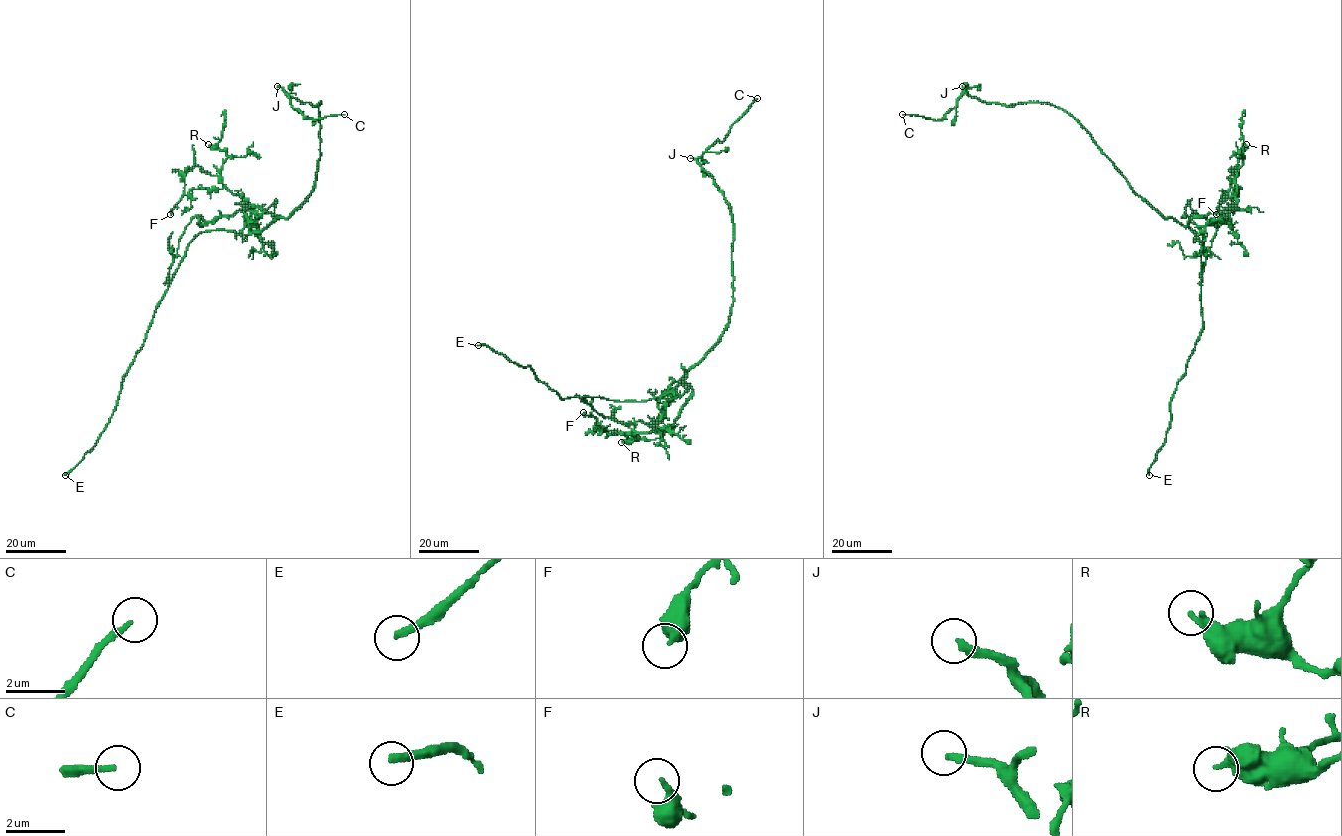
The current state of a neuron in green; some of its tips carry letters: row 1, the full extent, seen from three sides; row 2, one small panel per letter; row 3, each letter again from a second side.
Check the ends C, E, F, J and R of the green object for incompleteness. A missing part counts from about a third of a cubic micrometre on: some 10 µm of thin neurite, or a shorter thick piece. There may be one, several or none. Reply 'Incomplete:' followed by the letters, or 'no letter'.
Incomplete: C, J

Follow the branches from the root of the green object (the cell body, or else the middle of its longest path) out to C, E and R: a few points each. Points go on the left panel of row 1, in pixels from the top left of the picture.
C: (274, 221), (287, 218), (309, 195), (320, 154), (320, 102), (302, 103), (284, 91), (309, 119), (344, 114)
E: (274, 221), (248, 234), (201, 231), (189, 243), (123, 379), (109, 423), (65, 475)
R: (274, 221), (268, 226), (279, 216), (252, 206), (227, 189), (221, 180), (227, 154), (208, 144)

